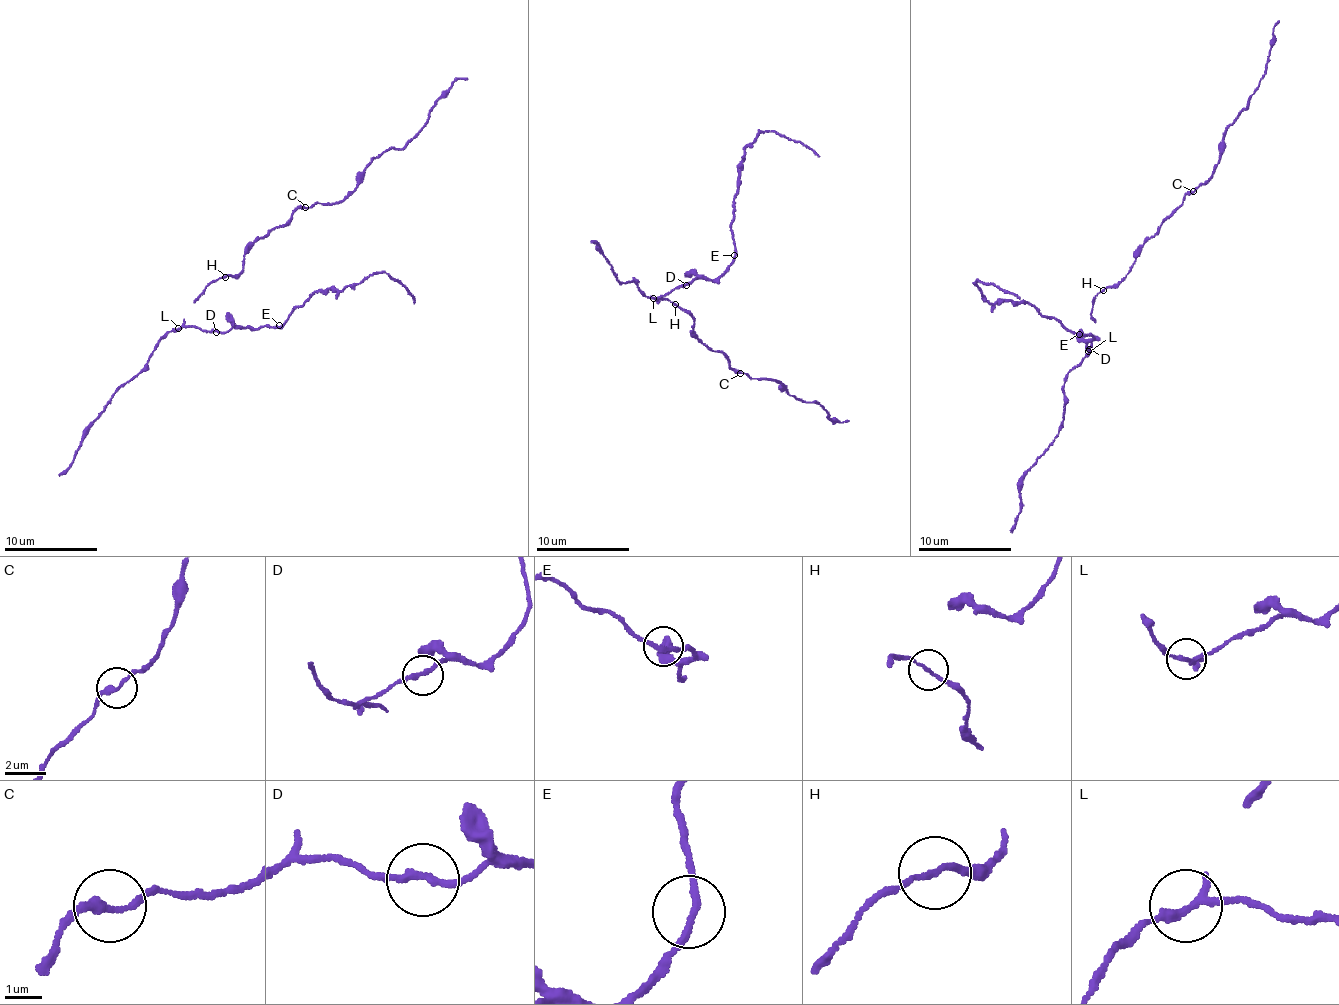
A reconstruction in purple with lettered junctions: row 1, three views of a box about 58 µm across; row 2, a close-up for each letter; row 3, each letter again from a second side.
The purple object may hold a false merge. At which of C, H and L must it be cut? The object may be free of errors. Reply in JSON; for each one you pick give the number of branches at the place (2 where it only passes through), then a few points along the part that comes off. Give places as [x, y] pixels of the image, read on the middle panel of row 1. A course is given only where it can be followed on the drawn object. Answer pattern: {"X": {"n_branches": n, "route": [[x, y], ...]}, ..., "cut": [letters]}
{"L": {"n_branches": 2, "route": [[653, 297], [727, 268], [738, 166], [760, 132], [820, 156]]}, "cut": ["L"]}

